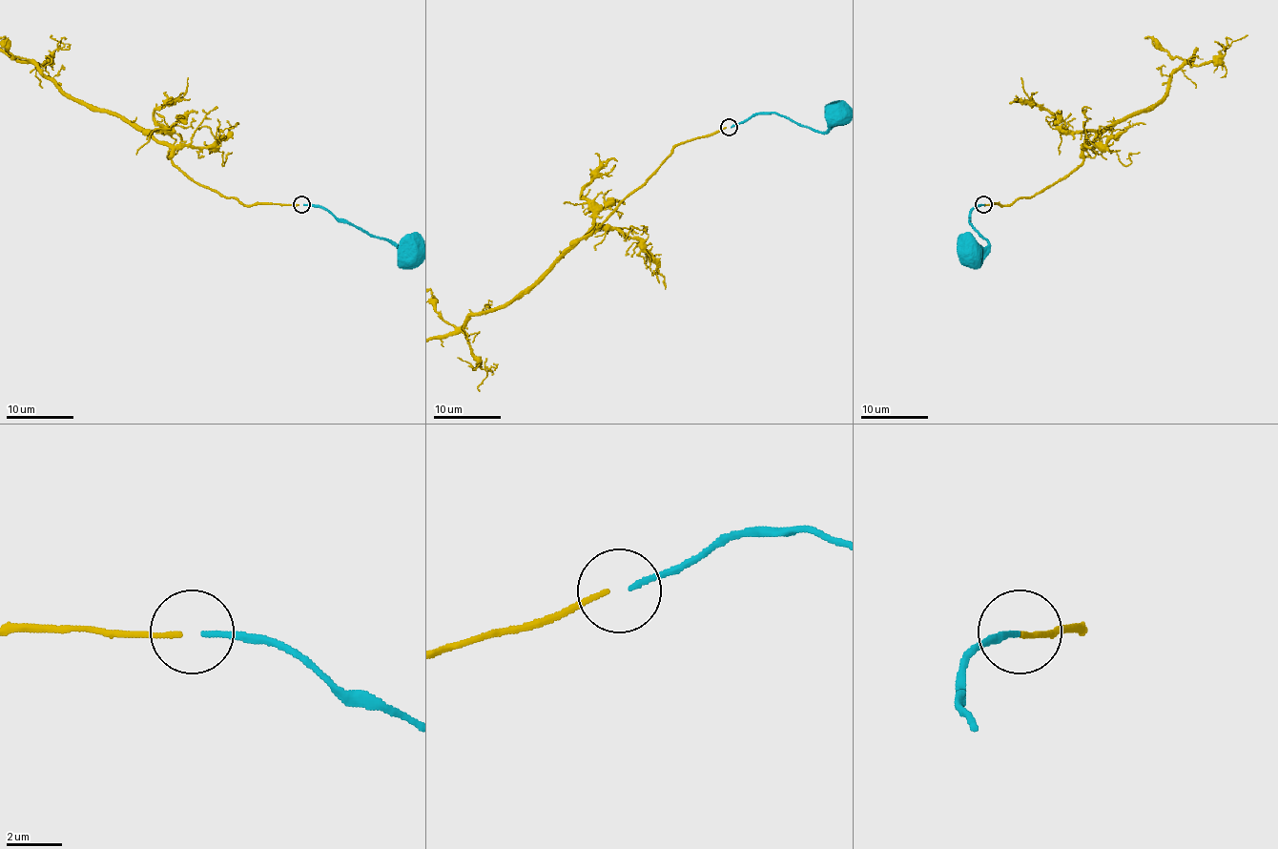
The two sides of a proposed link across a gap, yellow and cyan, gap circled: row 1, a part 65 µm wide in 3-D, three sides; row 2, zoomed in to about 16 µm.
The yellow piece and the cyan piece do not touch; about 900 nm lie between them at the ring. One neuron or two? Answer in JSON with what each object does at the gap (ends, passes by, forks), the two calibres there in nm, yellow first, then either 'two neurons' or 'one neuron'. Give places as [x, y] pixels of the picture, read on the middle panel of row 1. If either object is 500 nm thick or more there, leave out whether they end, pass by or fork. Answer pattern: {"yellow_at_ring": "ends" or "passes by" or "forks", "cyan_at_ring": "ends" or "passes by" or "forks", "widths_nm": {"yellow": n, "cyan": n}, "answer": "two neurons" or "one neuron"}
{"yellow_at_ring": "ends", "cyan_at_ring": "ends", "widths_nm": {"yellow": 180, "cyan": 200}, "answer": "two neurons"}

